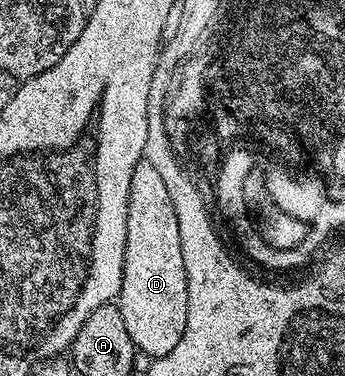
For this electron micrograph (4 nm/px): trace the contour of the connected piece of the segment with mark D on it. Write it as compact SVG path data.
M148 163L136 166L132 174L132 190L128 206L128 238L124 248L124 274L122 288L116 301L120 318L128 329L135 349L149 358L168 354L180 342L180 334L186 329L188 318L188 286L184 274L184 254L180 254L180 226L176 222L176 210L172 210L172 198L168 198L168 186L160 178L157 170Z

